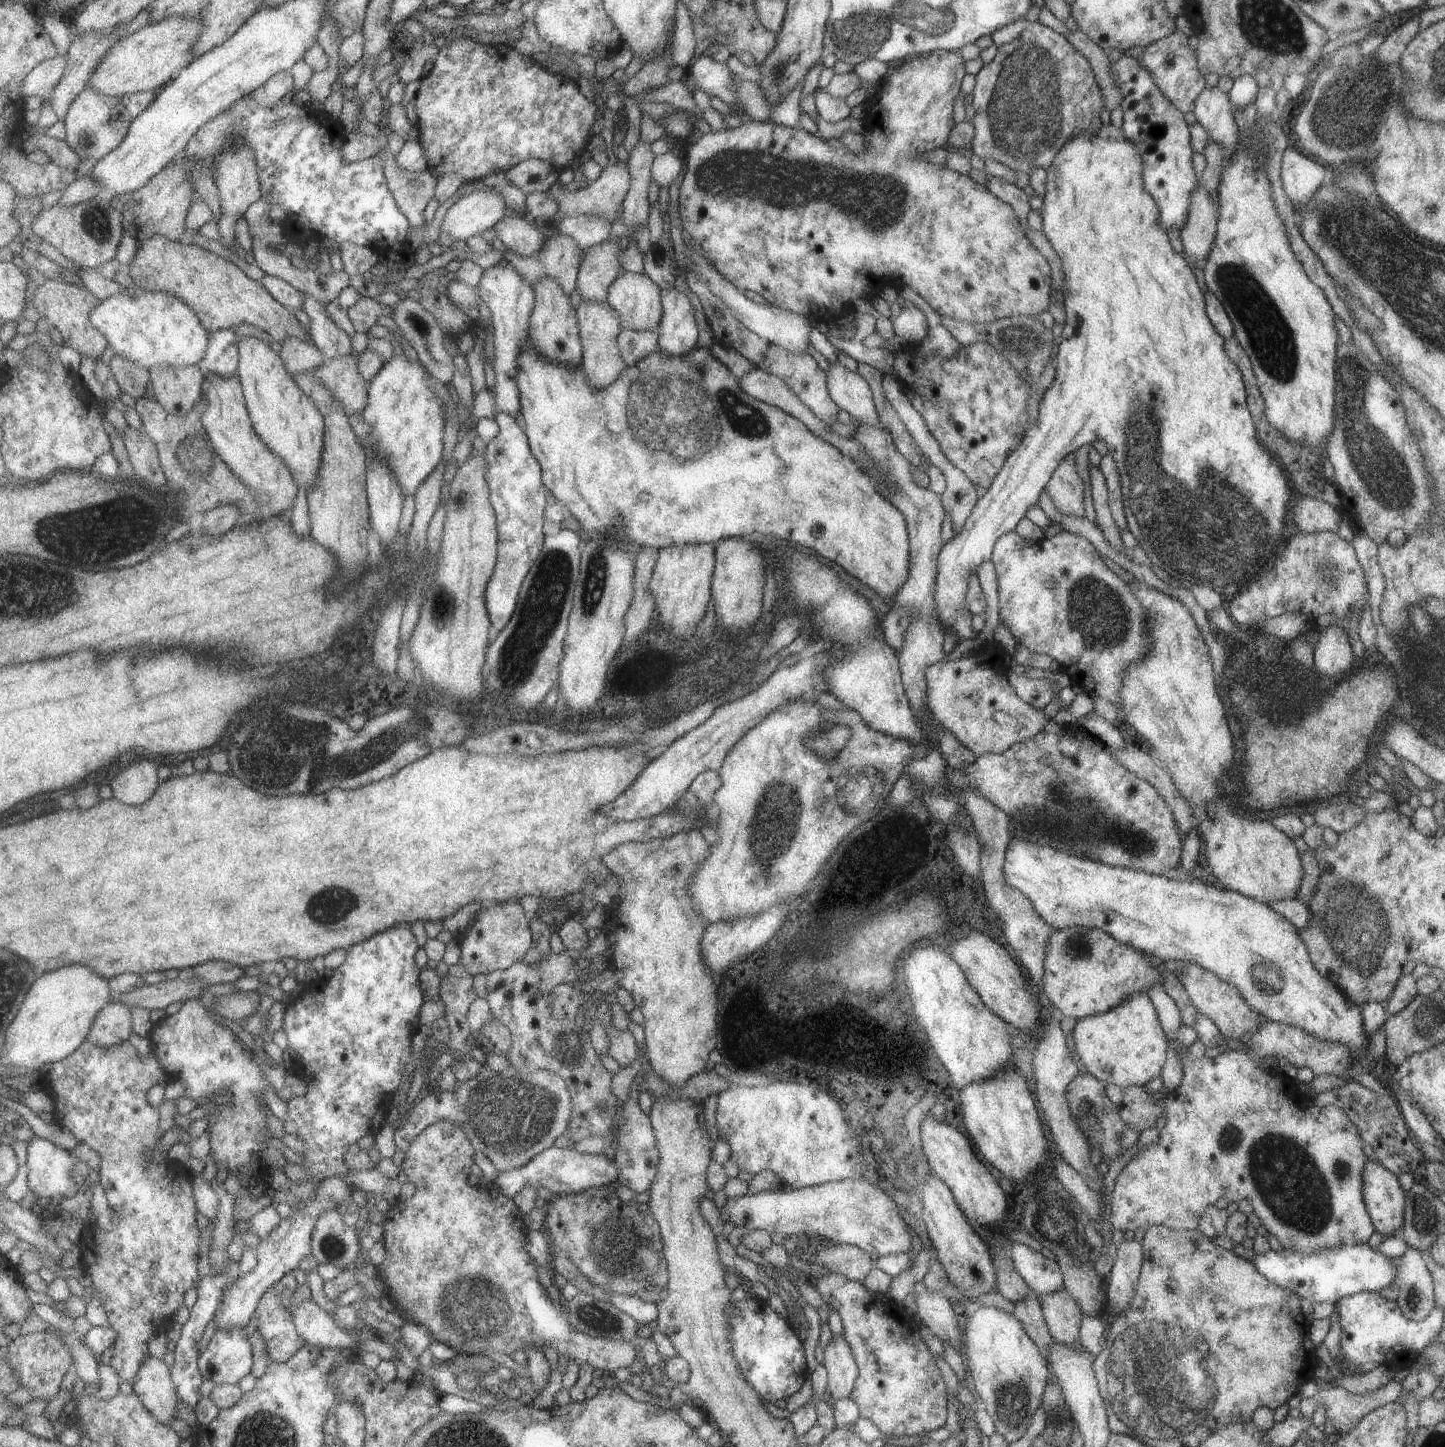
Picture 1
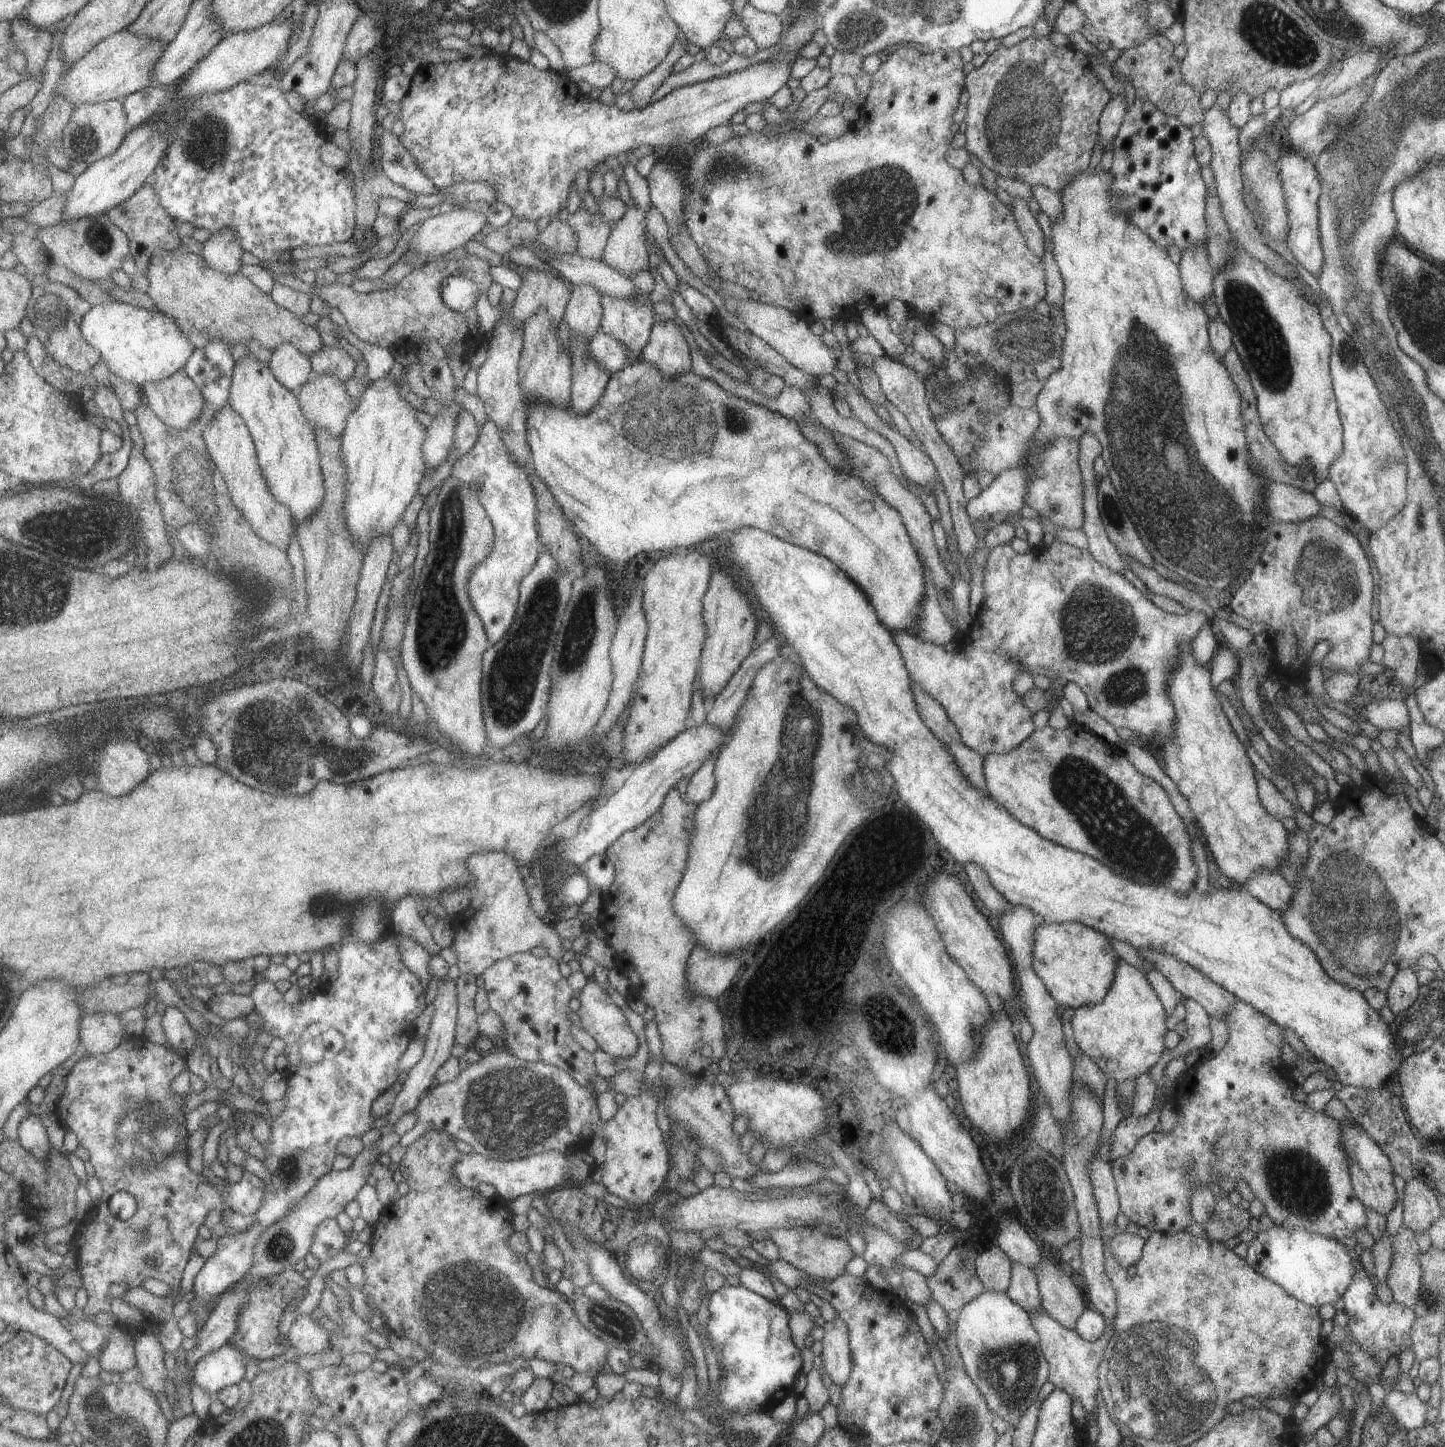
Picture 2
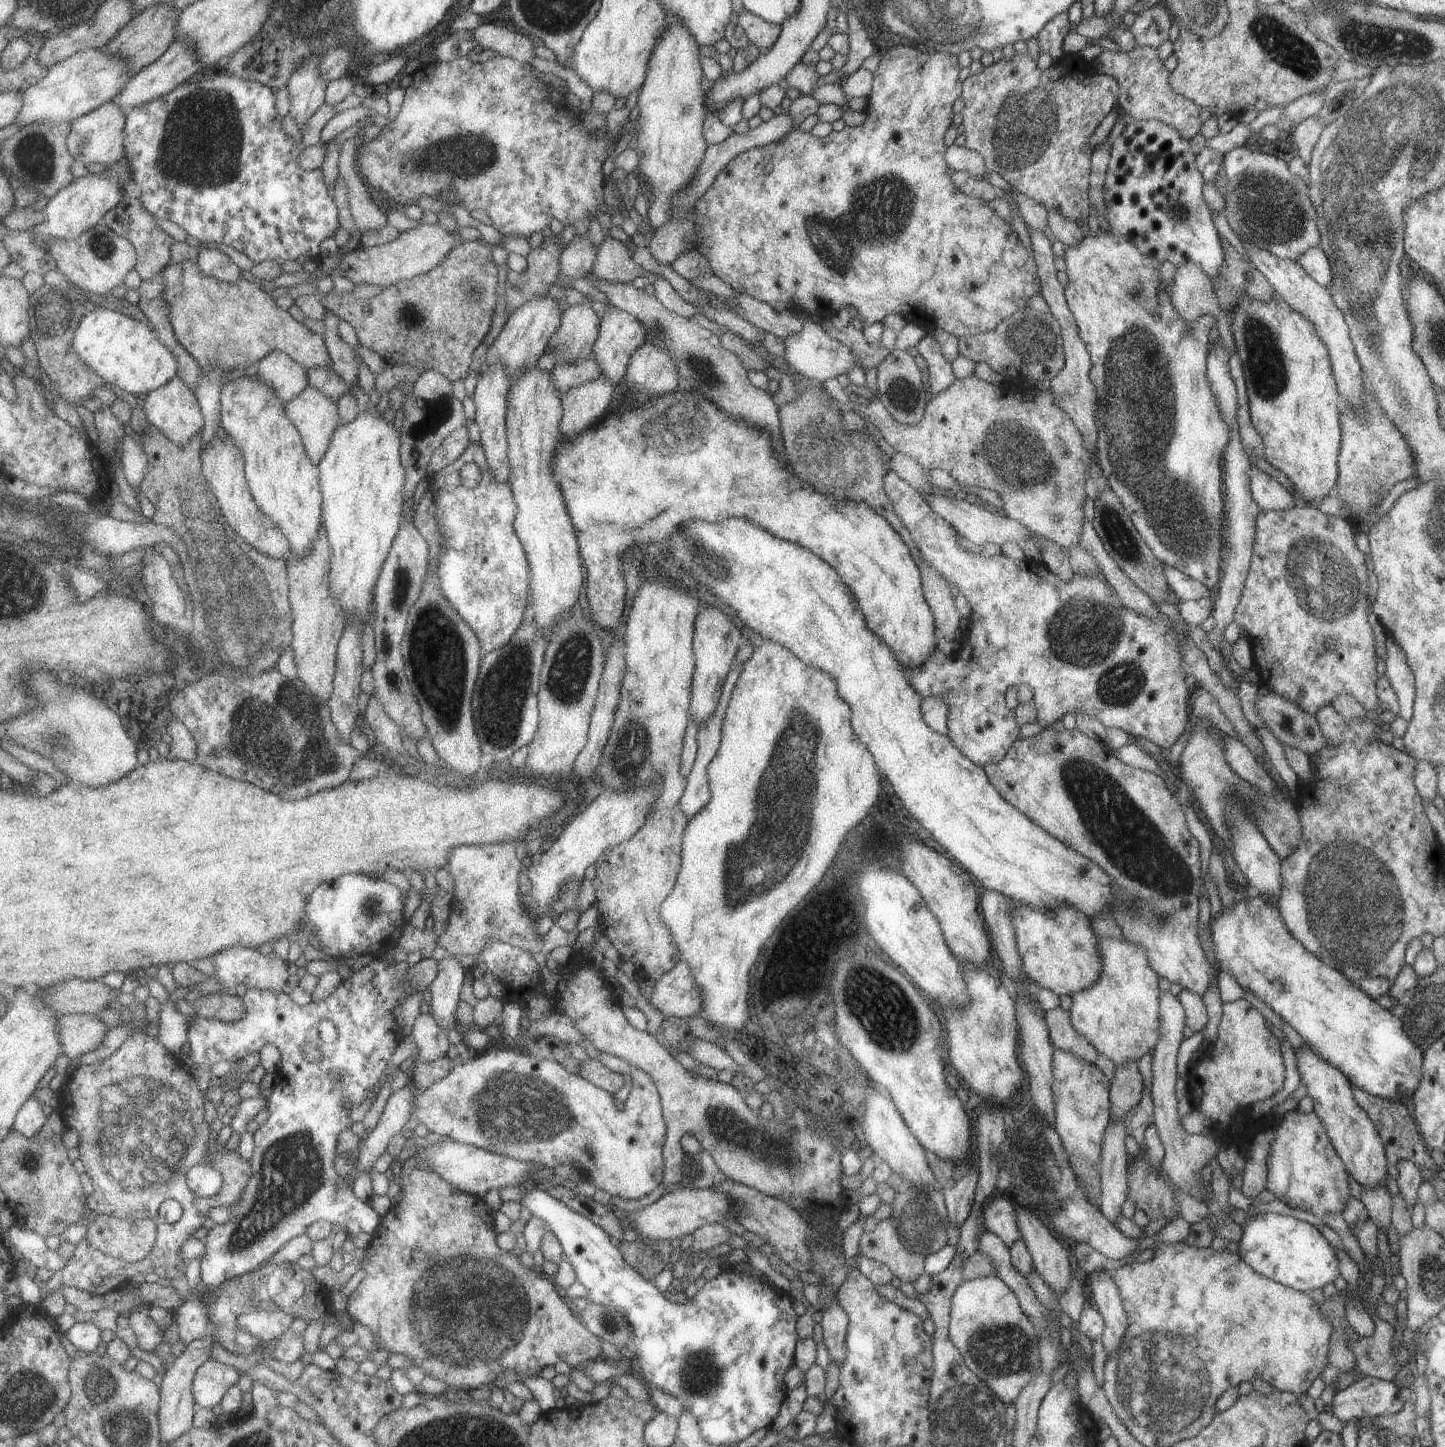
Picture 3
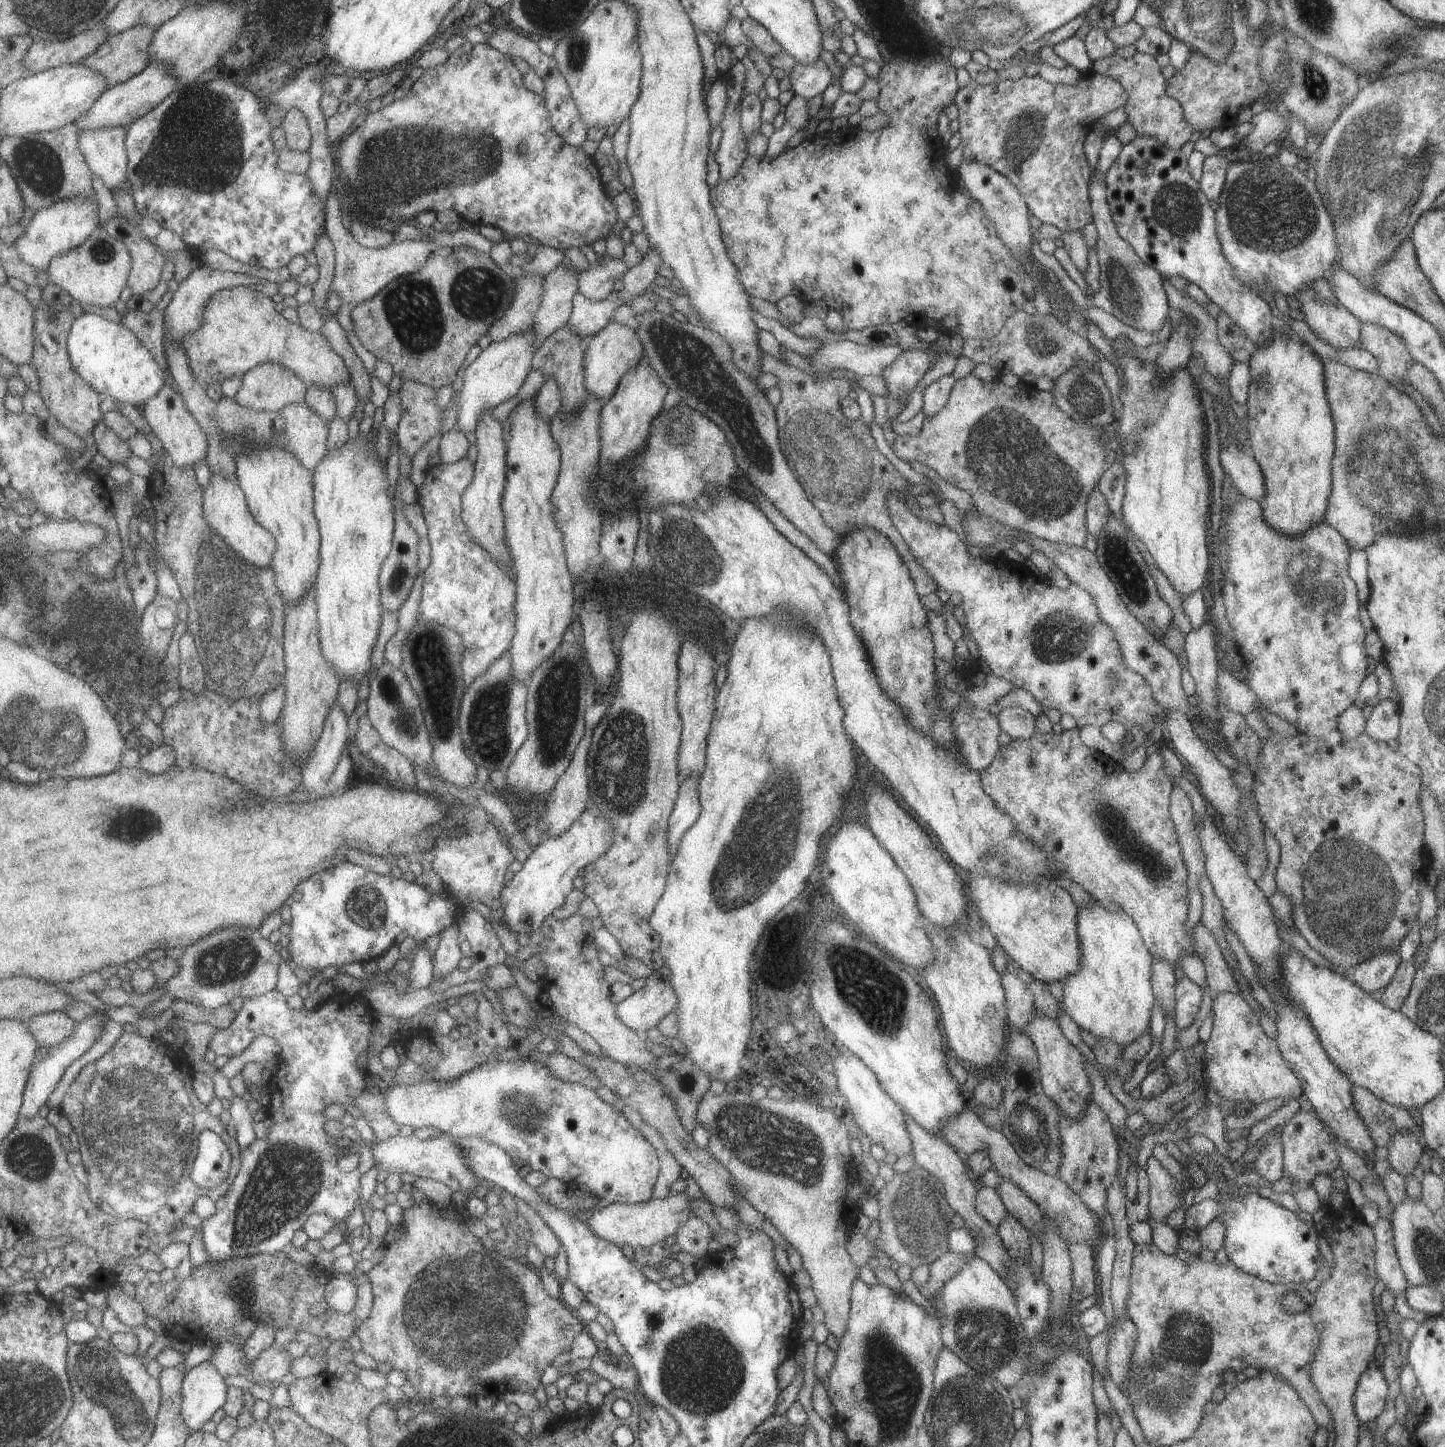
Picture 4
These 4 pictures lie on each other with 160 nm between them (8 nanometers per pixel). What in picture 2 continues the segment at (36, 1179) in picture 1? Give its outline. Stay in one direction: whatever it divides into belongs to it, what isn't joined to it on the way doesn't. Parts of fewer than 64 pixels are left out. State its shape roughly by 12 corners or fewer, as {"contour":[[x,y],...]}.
{"contour":[[40,1116],[20,1124],[21,1144],[39,1160],[52,1144]]}

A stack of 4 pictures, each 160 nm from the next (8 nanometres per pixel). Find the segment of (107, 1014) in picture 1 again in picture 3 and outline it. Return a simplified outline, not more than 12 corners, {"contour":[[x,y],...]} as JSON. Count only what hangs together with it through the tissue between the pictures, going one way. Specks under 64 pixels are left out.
{"contour":[[67,1013],[58,1030],[75,1060],[103,1046],[113,1023]]}

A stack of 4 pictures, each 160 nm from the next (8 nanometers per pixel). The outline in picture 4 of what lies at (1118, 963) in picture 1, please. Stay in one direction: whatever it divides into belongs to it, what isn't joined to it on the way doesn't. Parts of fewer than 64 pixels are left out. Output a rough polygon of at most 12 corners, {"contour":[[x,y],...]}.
{"contour":[[1056,881],[964,889],[1035,981],[1080,968],[1078,906]]}

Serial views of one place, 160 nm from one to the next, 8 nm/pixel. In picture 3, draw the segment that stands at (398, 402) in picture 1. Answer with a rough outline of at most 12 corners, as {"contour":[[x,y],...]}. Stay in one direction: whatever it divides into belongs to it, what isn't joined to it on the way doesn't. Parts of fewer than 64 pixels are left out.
{"contour":[[375,405],[318,464],[332,595],[369,620],[404,517],[402,429]]}

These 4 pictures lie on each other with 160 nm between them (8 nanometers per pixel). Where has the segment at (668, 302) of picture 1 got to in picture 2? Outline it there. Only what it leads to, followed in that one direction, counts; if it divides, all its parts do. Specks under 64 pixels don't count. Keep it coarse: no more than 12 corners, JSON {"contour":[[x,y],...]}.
{"contour":[[655,317],[639,356],[664,377],[691,369],[685,336]]}

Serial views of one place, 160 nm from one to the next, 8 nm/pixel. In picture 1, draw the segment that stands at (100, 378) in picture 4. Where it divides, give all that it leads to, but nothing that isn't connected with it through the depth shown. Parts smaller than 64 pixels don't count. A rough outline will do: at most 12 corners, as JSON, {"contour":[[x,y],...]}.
{"contour":[[138,286],[91,321],[149,370],[199,365],[212,335],[172,293]]}

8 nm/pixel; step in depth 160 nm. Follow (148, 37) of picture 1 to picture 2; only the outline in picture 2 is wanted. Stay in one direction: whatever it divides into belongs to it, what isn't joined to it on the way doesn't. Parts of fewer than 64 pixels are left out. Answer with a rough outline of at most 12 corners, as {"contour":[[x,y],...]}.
{"contour":[[129,29],[102,40],[55,95],[109,102],[154,86],[168,45]]}

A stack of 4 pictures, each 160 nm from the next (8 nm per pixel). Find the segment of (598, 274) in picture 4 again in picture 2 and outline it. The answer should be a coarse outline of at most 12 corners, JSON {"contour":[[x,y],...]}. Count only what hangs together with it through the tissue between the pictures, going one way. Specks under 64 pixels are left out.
{"contour":[[627,205],[611,226],[606,265],[631,279],[649,266],[645,214]]}

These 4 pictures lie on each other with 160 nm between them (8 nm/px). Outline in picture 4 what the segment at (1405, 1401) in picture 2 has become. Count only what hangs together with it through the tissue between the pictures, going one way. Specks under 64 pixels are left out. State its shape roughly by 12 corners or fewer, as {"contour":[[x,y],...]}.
{"contour":[[1365,1369],[1353,1391],[1355,1416],[1373,1421],[1385,1408],[1388,1384]]}

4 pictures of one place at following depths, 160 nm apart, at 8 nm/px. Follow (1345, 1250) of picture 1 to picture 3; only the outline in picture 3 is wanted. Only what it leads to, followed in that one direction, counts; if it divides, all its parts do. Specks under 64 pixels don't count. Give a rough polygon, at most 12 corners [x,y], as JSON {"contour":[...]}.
{"contour":[[1249,1214],[1238,1255],[1300,1293],[1340,1272],[1335,1249],[1305,1221]]}

